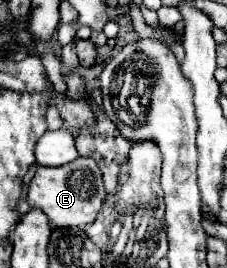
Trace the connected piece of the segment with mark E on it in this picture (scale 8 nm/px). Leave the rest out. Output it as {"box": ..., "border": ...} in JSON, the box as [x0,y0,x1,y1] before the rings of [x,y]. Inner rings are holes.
{"box":[27,158,107,228],"border":[[[77,158],[57,168],[37,166],[37,172],[29,184],[29,194],[27,194],[29,206],[43,210],[49,216],[51,224],[57,228],[93,224],[105,198],[107,198],[107,190],[103,184],[103,176],[93,158]]]}

